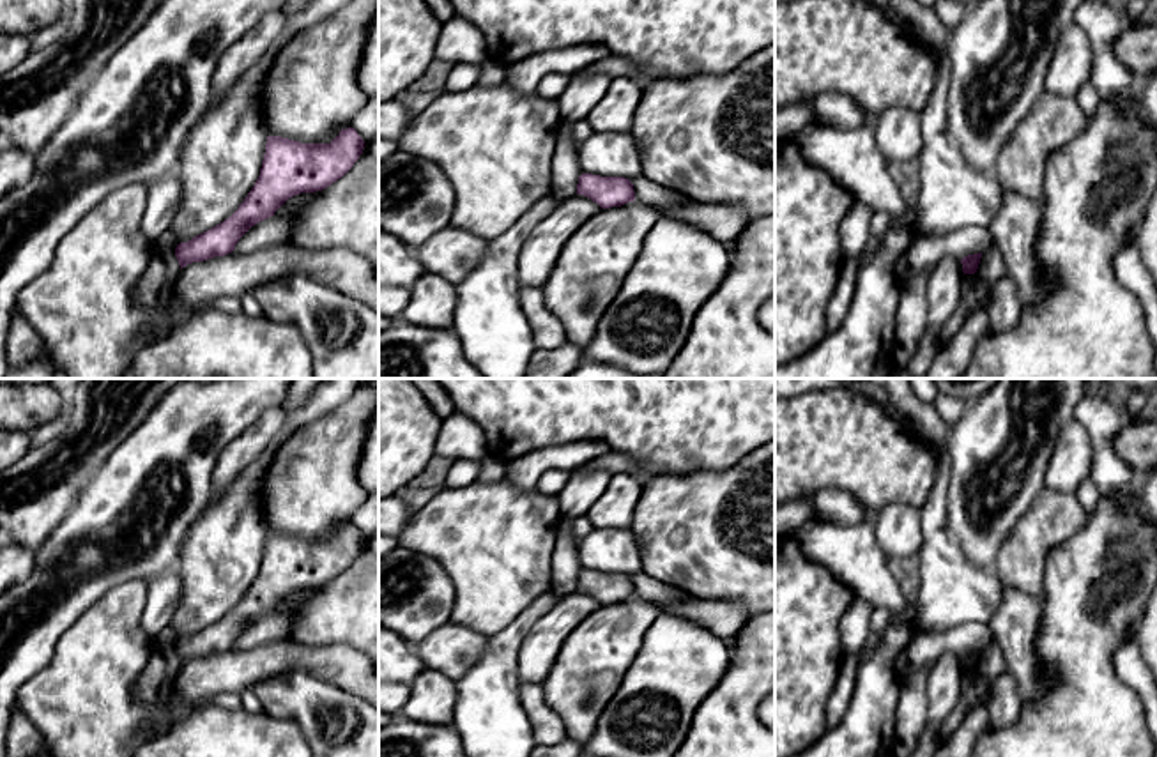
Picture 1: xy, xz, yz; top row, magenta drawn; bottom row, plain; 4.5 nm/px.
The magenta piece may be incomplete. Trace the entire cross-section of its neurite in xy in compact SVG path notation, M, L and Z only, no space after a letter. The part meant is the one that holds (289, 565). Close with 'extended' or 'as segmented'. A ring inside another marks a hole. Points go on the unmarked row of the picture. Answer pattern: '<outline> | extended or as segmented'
M354 524L341 525L331 539L301 539L267 532L255 582L228 616L177 640L175 653L180 665L232 649L251 623L274 612L288 594L322 587L341 575L359 555L363 545L364 538Z | as segmented

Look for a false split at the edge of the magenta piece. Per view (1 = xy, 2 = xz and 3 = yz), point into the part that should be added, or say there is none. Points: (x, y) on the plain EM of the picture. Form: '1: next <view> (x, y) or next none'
1: next none
2: next none
3: next none

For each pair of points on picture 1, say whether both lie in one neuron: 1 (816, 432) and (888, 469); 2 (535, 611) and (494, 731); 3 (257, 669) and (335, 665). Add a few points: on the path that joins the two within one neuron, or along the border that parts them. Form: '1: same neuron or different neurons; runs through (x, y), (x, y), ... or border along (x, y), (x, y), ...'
1: same neuron; runs through (834, 437), (851, 441), (871, 453)
2: same neuron; runs through (508, 641), (494, 676), (494, 701)
3: same neuron; runs through (276, 660), (315, 660)

